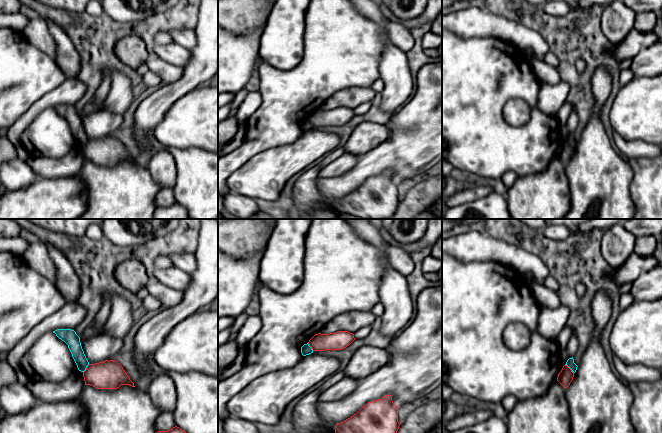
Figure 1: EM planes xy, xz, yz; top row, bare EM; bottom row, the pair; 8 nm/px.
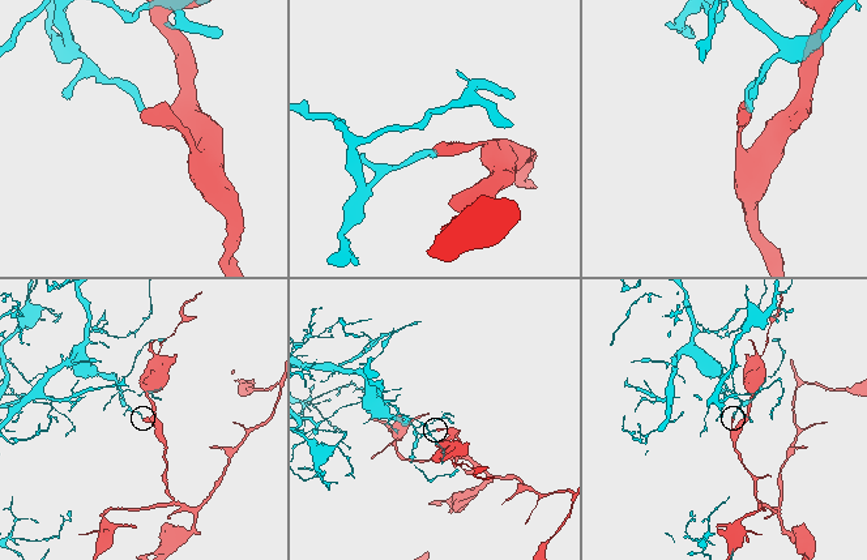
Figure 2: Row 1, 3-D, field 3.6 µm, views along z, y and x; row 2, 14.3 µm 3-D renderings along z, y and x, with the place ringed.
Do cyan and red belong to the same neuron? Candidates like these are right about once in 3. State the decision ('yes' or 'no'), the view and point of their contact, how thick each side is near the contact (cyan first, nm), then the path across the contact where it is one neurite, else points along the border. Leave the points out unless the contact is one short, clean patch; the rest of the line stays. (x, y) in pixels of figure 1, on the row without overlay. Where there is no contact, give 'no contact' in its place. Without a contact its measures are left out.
no; contact yz (570, 144); calibres 70 and 120 nm; border yz (565, 140), (574, 148)

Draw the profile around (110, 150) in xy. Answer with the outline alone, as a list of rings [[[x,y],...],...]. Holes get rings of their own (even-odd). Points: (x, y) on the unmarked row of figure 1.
[[[115,136],[89,140],[83,153],[85,161],[97,165],[117,165],[121,161],[135,163],[123,143]]]

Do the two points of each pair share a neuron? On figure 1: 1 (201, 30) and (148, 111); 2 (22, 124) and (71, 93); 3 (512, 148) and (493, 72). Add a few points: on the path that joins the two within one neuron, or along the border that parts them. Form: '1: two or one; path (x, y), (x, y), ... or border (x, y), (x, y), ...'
1: one; path (202, 52), (202, 65), (170, 95)
2: one; path (33, 112), (44, 102), (59, 96)
3: one; path (493, 129), (493, 91)

